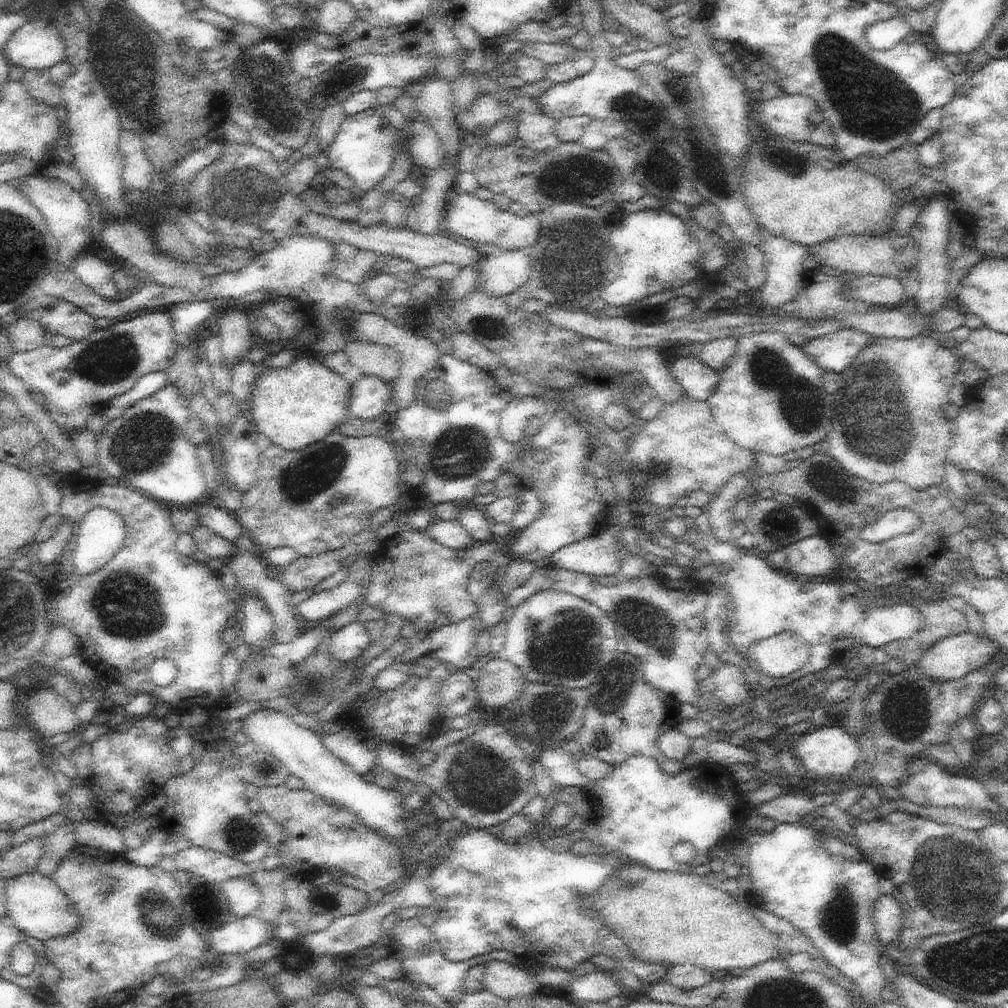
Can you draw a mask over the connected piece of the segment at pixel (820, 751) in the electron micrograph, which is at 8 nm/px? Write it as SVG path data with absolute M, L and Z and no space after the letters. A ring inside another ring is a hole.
M827 723L822 727L816 727L813 732L802 733L797 737L792 751L800 765L806 766L808 772L819 774L820 778L831 776L832 780L837 776L846 778L847 774L855 769L866 755L861 750L856 736L850 730L844 730L840 723Z

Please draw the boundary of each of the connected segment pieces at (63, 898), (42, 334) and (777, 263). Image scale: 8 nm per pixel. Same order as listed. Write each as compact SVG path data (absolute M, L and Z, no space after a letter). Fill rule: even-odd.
M38 869L5 879L4 894L7 900L7 916L13 920L14 926L40 942L69 935L81 925L68 897L56 886L52 878L44 876Z
M18 319L5 328L5 333L14 351L28 352L48 342L49 336L38 321Z
M760 224L759 227L763 236L763 243L760 248L762 248L765 254L767 270L765 285L761 288L761 299L769 307L772 306L772 308L778 310L778 306L784 306L784 304L792 302L800 294L806 274L802 268L802 262L810 255L809 248L798 243L790 242L787 238L777 237Z

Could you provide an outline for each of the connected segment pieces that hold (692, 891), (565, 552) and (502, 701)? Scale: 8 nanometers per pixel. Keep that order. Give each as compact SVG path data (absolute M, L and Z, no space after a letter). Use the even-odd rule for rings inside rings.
M628 861L627 865L620 867L619 870L615 870L615 873L612 873L612 876L601 884L600 890L598 891L598 898L595 900L595 909L600 915L600 918L604 921L604 924L609 926L609 928L612 929L612 932L622 939L622 942L624 942L638 960L645 963L661 964L667 968L682 963L690 963L698 965L700 968L703 968L710 973L725 971L729 974L734 968L748 970L759 964L765 963L770 959L778 958L780 956L781 947L779 936L775 932L768 930L768 928L764 926L764 923L759 918L756 918L756 915L748 906L738 903L736 897L729 895L724 888L718 889L708 885L706 882L704 875L698 875L692 872L657 871L639 863L633 862L630 864Z
M607 527L578 542L563 546L550 558L550 564L563 569L588 573L592 576L610 576L619 573L621 560L616 556L620 543Z
M495 656L481 670L475 685L481 705L489 711L498 711L522 696L526 681L518 666Z

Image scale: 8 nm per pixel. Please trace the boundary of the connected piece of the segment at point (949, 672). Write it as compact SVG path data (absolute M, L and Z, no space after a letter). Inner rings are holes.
M978 627L957 635L950 635L935 642L915 664L922 673L933 681L953 681L964 678L968 673L990 662L1000 648L998 643L984 636Z

